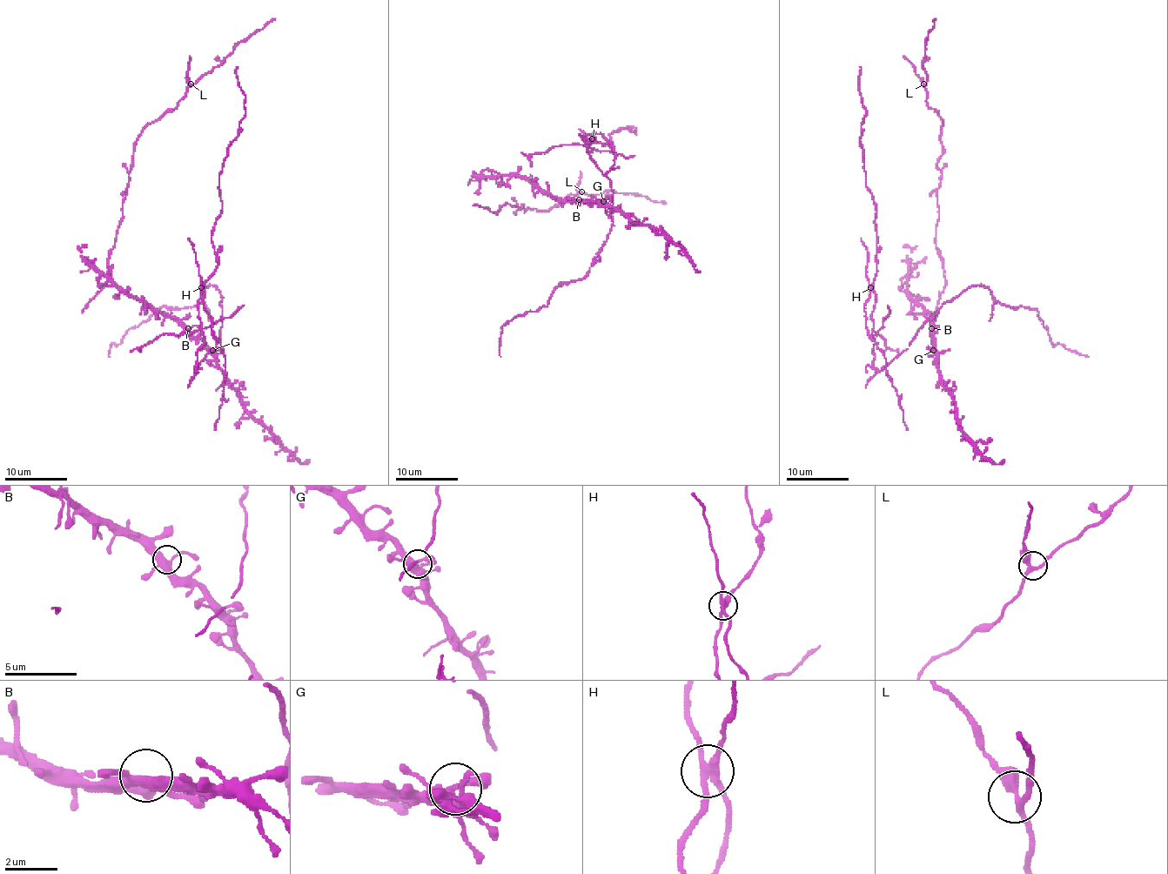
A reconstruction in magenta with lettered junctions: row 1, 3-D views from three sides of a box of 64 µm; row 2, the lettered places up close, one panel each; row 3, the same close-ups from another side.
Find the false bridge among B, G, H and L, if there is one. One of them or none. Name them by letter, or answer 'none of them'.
H

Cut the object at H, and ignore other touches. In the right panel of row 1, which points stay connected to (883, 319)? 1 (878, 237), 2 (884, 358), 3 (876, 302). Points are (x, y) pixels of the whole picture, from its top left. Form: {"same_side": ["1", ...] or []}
{"same_side": ["1", "3"]}

